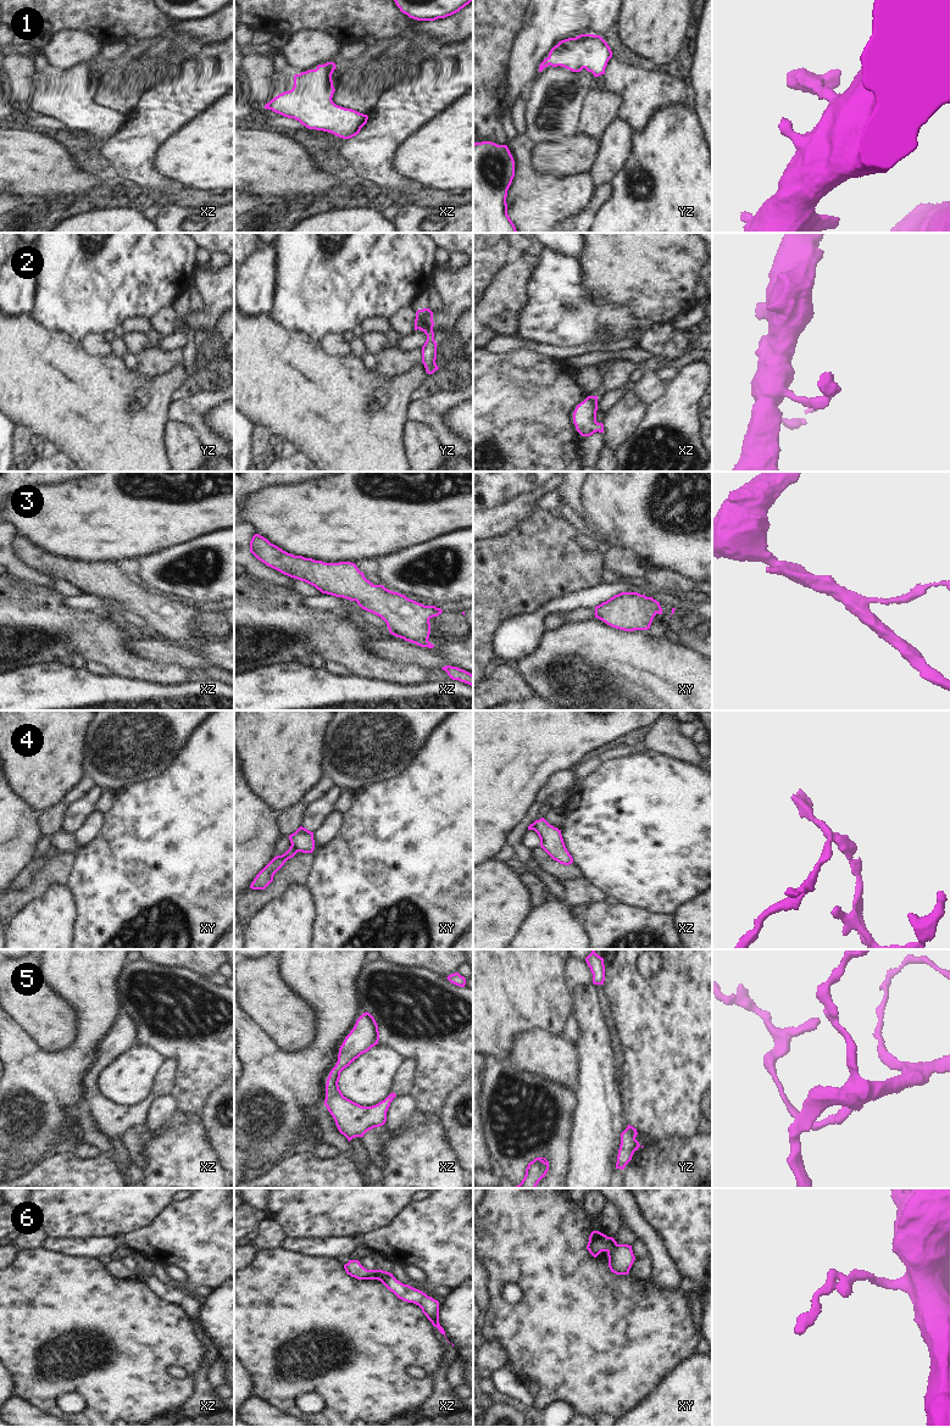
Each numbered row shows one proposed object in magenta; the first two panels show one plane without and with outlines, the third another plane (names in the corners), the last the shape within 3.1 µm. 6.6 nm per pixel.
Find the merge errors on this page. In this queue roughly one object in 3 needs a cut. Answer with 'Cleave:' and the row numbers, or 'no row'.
Cleave: 4, 6.

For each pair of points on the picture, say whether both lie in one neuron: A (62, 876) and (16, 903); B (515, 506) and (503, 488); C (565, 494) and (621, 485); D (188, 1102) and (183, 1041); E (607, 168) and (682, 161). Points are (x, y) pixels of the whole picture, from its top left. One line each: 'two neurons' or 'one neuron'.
A: one neuron
B: two neurons
C: two neurons
D: one neuron
E: two neurons

